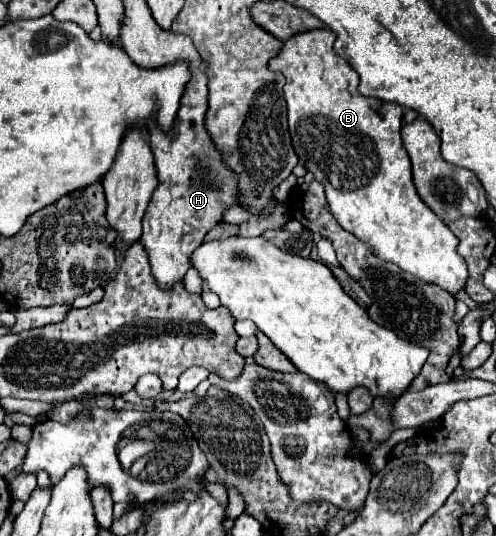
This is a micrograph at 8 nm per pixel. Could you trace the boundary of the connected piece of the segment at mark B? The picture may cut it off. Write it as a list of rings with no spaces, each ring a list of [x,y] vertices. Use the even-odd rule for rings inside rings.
[[[325,28],[299,32],[285,40],[279,54],[269,62],[269,70],[281,72],[287,80],[285,102],[289,110],[289,132],[299,162],[325,186],[329,210],[347,232],[367,242],[379,258],[455,296],[459,290],[465,290],[469,278],[467,264],[457,254],[457,236],[419,200],[411,184],[411,162],[401,142],[401,106],[359,94],[357,72],[333,52],[335,38],[337,34]]]

